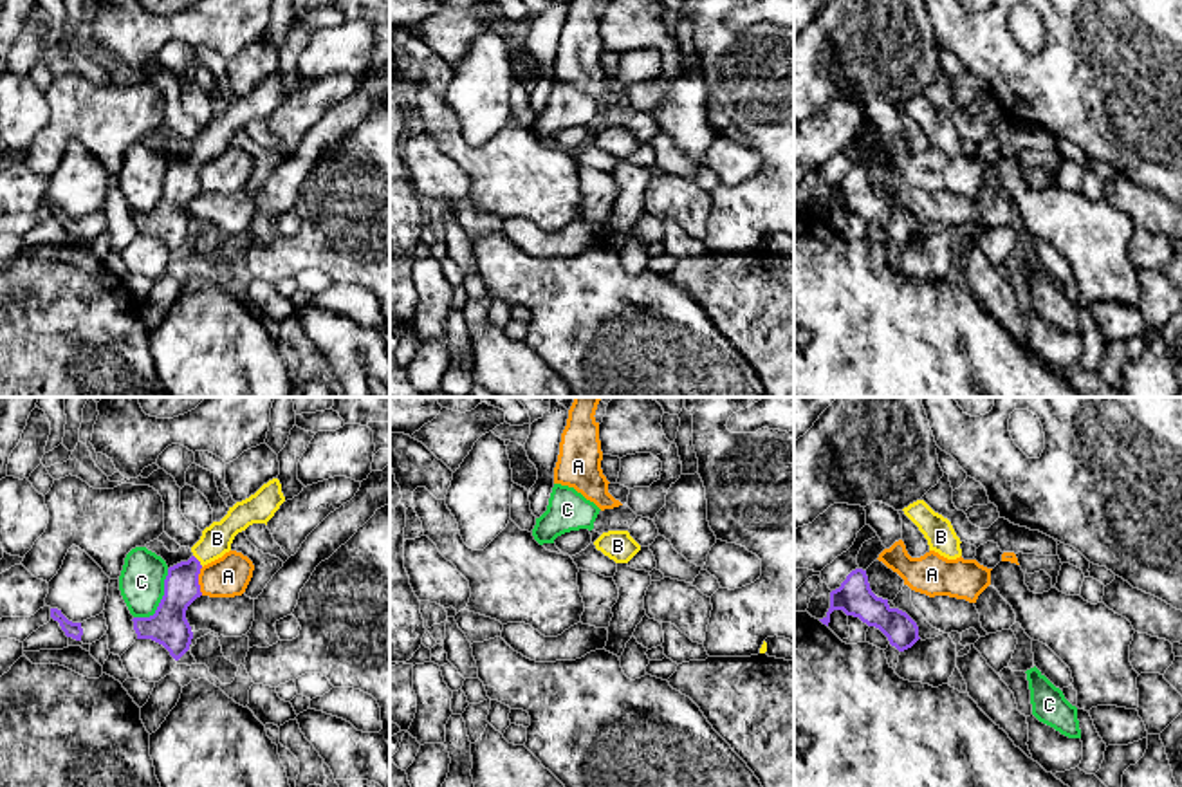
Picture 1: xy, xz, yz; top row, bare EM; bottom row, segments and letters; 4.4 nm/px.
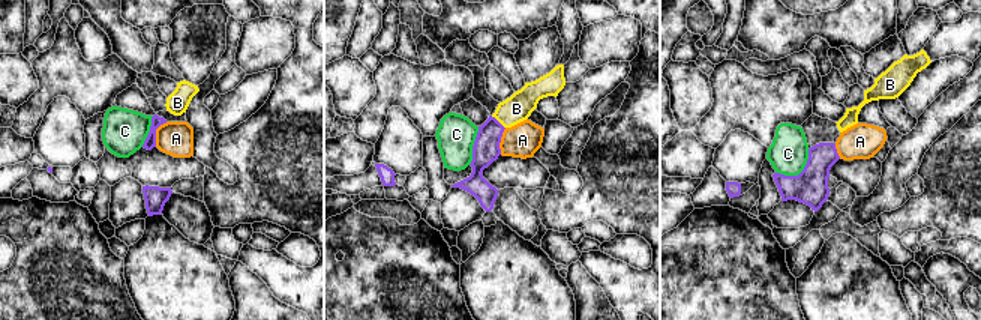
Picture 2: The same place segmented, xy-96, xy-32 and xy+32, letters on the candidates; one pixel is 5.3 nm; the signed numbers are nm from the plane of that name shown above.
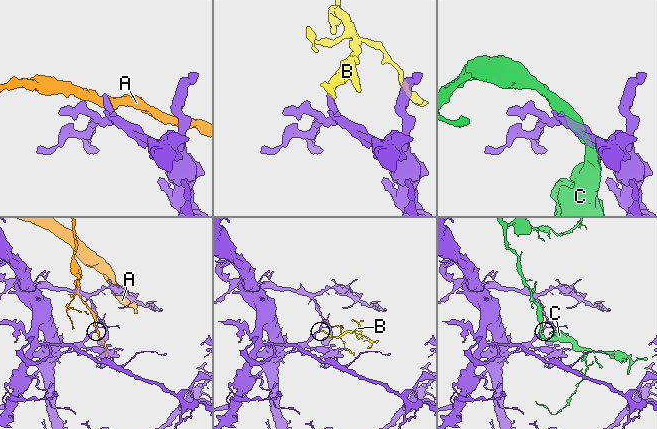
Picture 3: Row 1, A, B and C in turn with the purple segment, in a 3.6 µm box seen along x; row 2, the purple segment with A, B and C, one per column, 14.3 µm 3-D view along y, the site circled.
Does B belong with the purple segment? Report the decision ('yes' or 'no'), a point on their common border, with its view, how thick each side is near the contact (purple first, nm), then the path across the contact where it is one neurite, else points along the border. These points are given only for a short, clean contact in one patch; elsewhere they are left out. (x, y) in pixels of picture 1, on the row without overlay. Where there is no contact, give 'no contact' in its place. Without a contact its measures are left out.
yes; meets purple in xy at (197, 156); 160 nm thick on the purple side, 140 nm on the other; runs through xy (181, 183), (184, 170), (197, 156), (217, 134)

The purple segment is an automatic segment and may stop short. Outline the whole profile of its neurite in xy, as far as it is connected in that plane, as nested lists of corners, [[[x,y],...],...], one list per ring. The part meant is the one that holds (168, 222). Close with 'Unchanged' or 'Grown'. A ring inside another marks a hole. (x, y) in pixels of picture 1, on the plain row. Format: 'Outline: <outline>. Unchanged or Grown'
Outline: [[[272,74],[254,90],[229,103],[220,117],[206,123],[200,135],[191,143],[193,152],[168,164],[164,191],[155,209],[132,215],[137,235],[152,235],[162,240],[179,256],[189,245],[193,235],[186,206],[202,191],[200,164],[229,148],[235,132],[249,121],[267,121],[283,97],[282,79]]]. Grown

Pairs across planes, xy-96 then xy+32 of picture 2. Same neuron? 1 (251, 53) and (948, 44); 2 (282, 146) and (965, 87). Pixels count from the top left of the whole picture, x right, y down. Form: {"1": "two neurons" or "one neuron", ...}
{"1": "one neuron", "2": "two neurons"}

